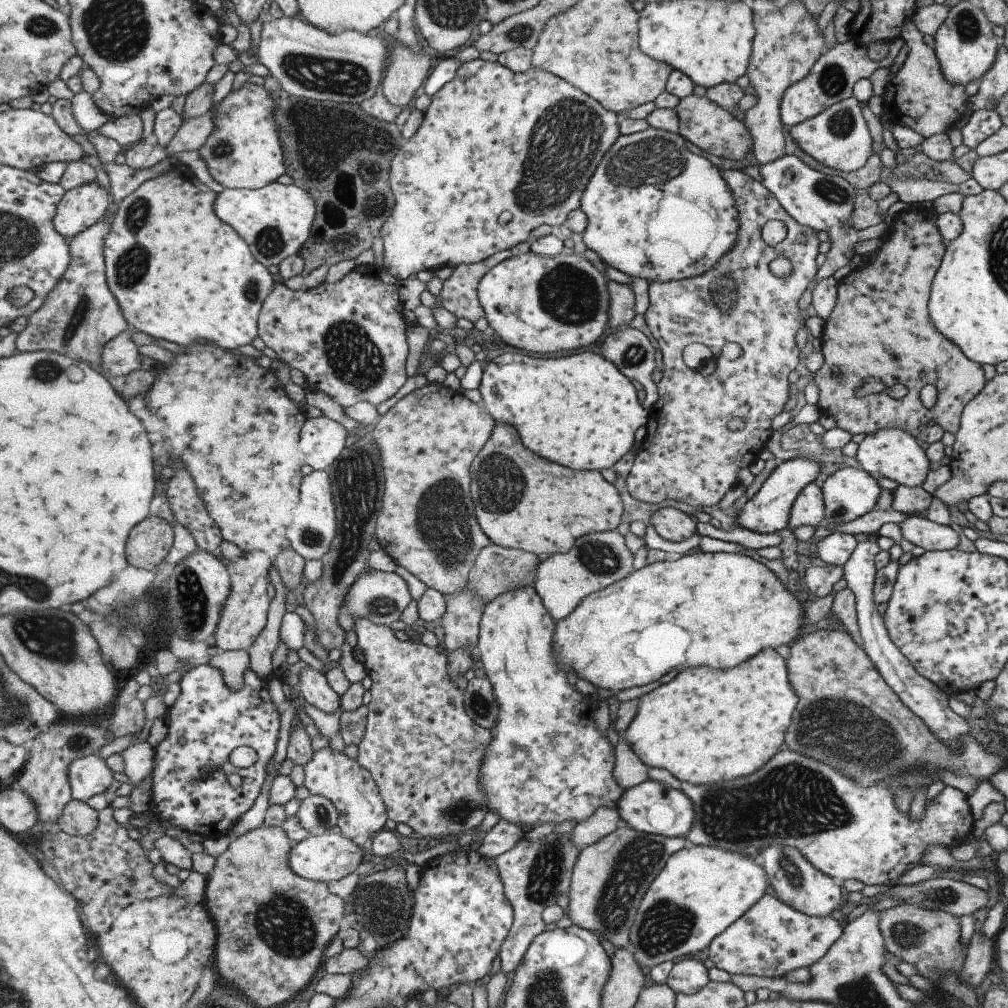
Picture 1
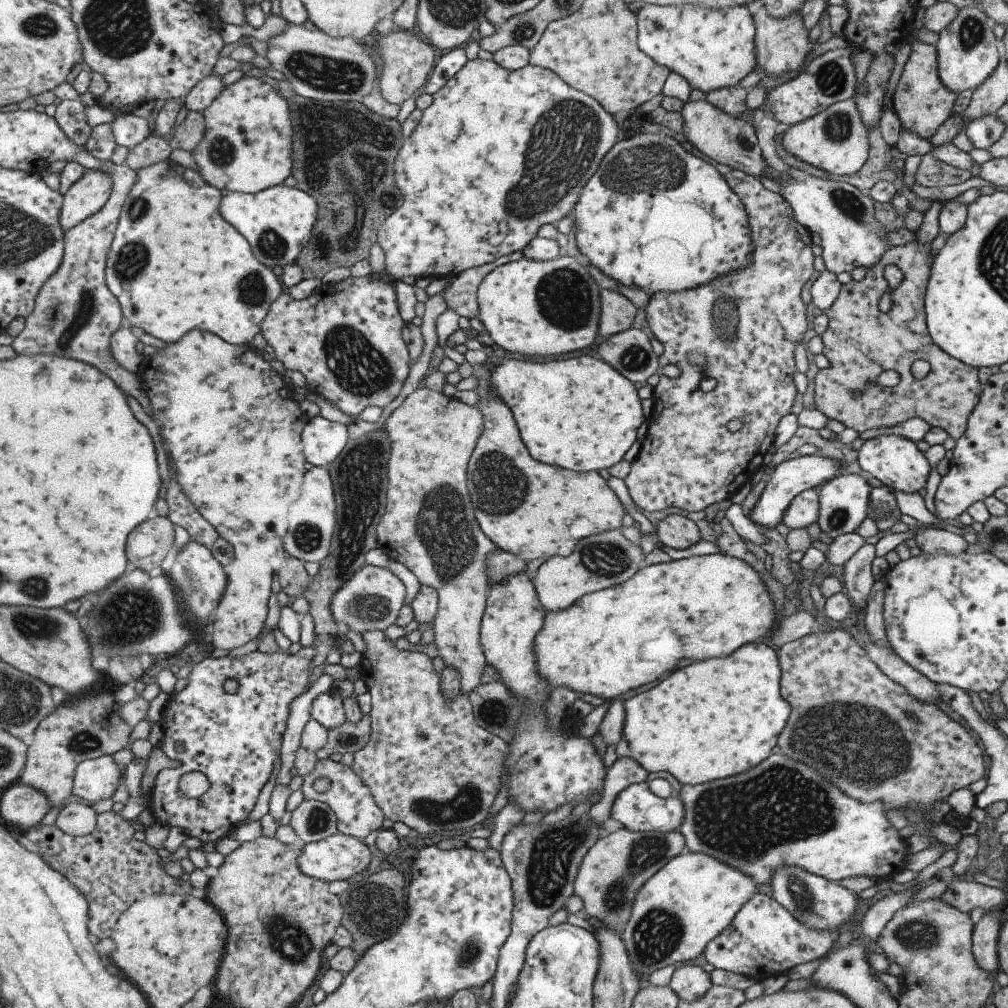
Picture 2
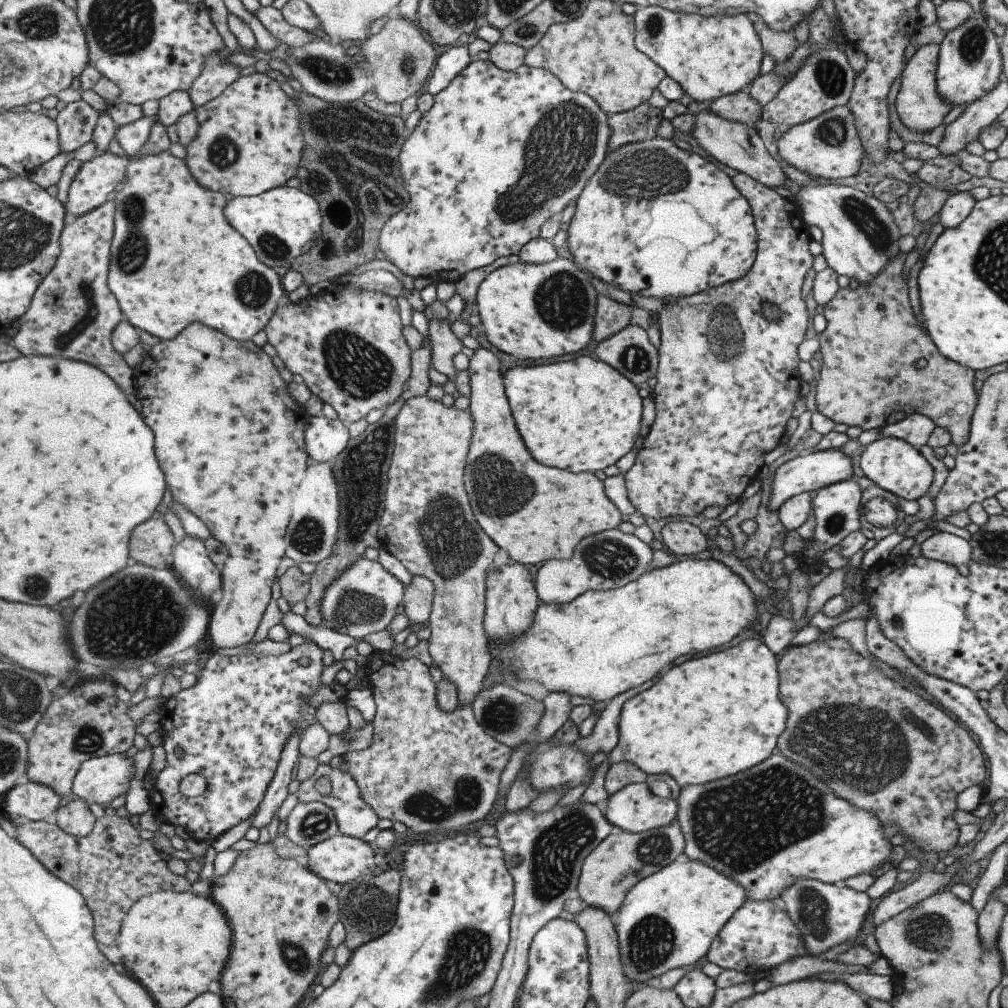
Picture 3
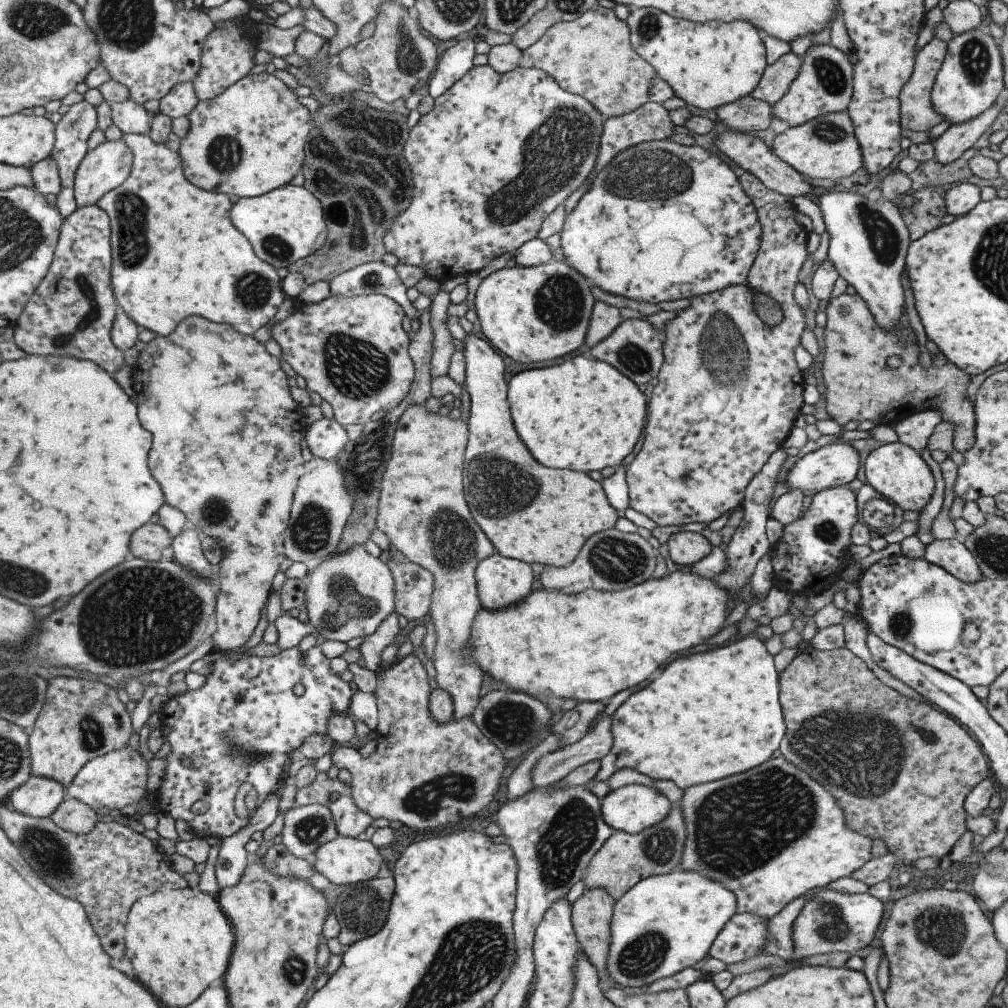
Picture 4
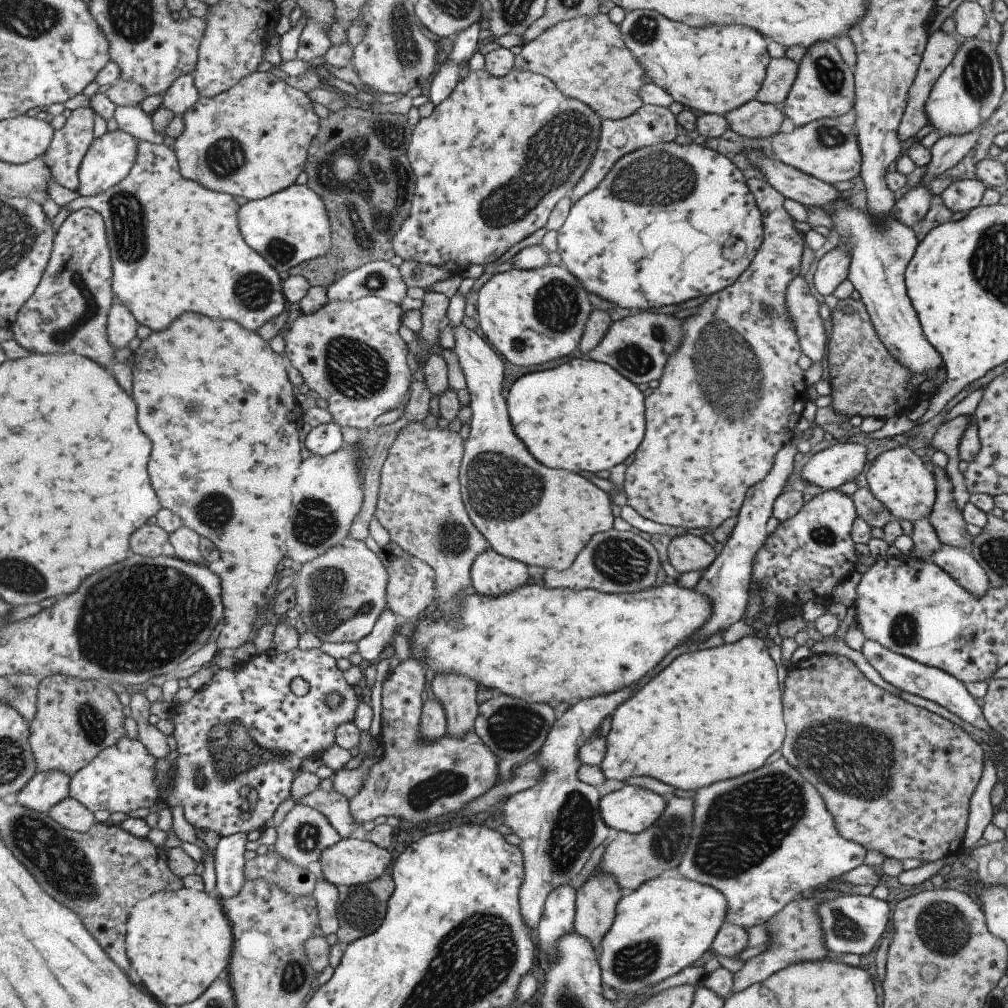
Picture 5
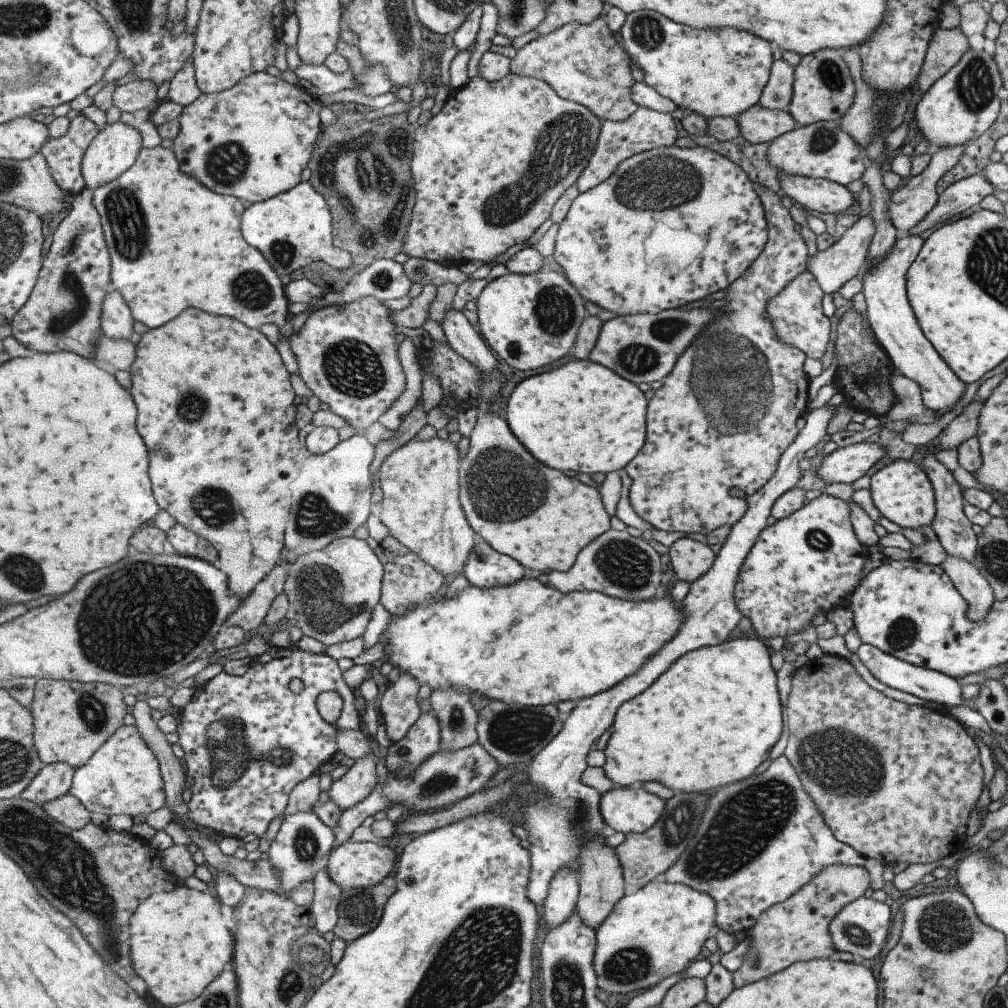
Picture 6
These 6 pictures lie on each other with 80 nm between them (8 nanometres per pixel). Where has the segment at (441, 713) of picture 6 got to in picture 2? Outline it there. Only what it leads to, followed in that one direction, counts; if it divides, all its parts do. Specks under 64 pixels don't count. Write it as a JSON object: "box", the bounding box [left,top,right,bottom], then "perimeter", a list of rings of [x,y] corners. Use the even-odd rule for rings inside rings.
{"box":[376,385,497,696],"perimeter":[[[421,385],[411,392],[411,394],[406,396],[400,406],[398,405],[396,408],[390,408],[389,416],[387,416],[387,419],[384,420],[381,426],[384,433],[387,433],[390,453],[388,454],[388,460],[386,462],[386,477],[388,478],[386,482],[386,491],[384,492],[386,494],[386,505],[384,506],[383,516],[380,518],[376,528],[378,546],[389,559],[400,562],[407,570],[410,570],[421,585],[429,585],[436,590],[437,610],[432,618],[432,642],[434,642],[437,656],[443,660],[444,666],[451,667],[458,674],[460,692],[465,696],[480,684],[479,676],[483,674],[483,668],[485,668],[485,665],[487,664],[479,638],[480,622],[489,589],[488,580],[485,578],[486,568],[484,567],[484,561],[488,558],[488,555],[495,553],[497,550],[495,544],[493,544],[478,527],[466,485],[466,468],[468,460],[478,436],[482,433],[482,422],[482,414],[477,407],[467,406],[457,399],[447,398],[441,393],[436,393]]]}

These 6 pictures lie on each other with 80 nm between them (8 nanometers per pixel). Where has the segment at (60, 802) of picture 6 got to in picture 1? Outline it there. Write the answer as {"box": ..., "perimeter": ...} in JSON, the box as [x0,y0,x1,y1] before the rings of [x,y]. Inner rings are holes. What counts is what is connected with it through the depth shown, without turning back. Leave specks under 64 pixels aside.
{"box":[57,799,100,836],"perimeter":[[[74,799],[65,807],[57,826],[70,835],[87,836],[97,830],[99,817],[100,810],[94,809],[88,802]]]}

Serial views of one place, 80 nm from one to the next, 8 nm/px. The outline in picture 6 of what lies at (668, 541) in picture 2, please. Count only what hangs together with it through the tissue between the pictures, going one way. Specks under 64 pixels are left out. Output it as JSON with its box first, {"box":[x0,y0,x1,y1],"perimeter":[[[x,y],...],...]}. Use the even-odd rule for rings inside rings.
{"box":[668,537,714,581],"perimeter":[[[682,537],[668,548],[668,556],[678,580],[694,581],[705,574],[714,561],[711,549],[705,544]]]}

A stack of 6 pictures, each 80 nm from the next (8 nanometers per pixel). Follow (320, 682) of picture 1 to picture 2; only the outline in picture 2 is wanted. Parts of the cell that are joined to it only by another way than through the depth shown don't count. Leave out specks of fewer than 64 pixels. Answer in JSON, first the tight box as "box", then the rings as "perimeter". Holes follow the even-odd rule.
{"box":[310,691,344,728],"perimeter":[[[333,691],[319,693],[310,706],[310,718],[316,720],[323,728],[341,726],[344,721],[342,698]]]}

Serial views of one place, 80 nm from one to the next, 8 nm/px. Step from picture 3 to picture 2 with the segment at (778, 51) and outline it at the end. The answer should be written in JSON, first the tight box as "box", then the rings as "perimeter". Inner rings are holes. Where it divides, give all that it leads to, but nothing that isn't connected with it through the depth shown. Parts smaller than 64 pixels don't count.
{"box":[747,2,816,76],"perimeter":[[[753,2],[747,6],[754,24],[754,45],[756,52],[756,66],[754,69],[763,68],[764,76],[781,74],[799,68],[807,52],[816,46],[808,41],[808,32],[803,28],[800,14],[793,13],[784,19],[774,19],[763,10],[761,2]]]}

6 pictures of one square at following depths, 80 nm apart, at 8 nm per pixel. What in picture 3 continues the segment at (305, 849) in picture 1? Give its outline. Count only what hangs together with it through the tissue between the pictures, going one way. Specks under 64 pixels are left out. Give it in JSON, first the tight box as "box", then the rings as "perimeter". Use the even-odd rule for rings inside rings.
{"box":[308,834,373,882],"perimeter":[[[337,834],[308,848],[308,867],[324,882],[360,881],[369,875],[373,865],[373,850],[369,843]]]}

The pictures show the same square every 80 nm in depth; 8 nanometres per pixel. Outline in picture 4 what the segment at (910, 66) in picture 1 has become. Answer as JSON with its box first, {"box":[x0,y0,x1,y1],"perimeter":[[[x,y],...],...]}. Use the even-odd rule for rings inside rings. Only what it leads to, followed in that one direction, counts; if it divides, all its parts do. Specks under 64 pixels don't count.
{"box":[898,37,946,132],"perimeter":[[[932,37],[915,55],[912,73],[907,82],[901,87],[898,96],[901,128],[913,130],[913,132],[925,132],[942,121],[942,118],[931,106],[930,92],[945,53],[946,42]]]}

